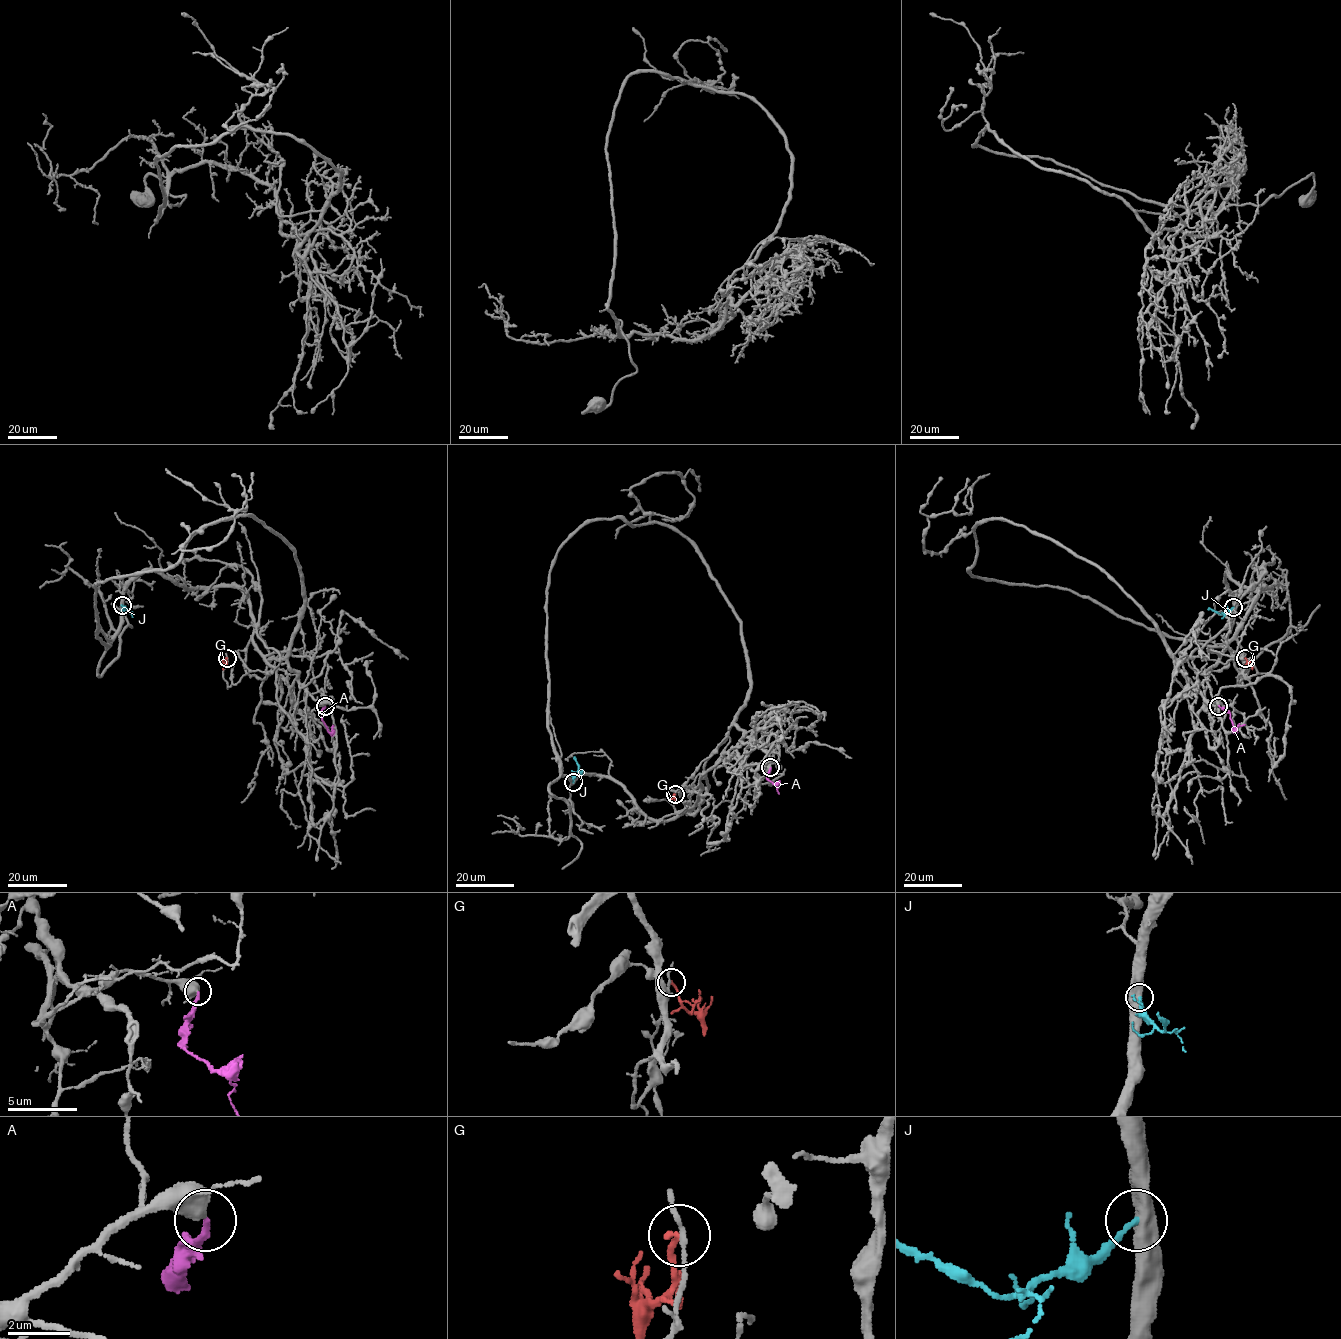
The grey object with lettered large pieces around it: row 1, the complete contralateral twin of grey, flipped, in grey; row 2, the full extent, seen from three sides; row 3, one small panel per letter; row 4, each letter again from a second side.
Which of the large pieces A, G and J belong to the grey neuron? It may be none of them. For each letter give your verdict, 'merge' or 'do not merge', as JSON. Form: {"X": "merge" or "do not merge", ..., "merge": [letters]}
{"A": "do not merge", "G": "do not merge", "J": "do not merge", "merge": []}

